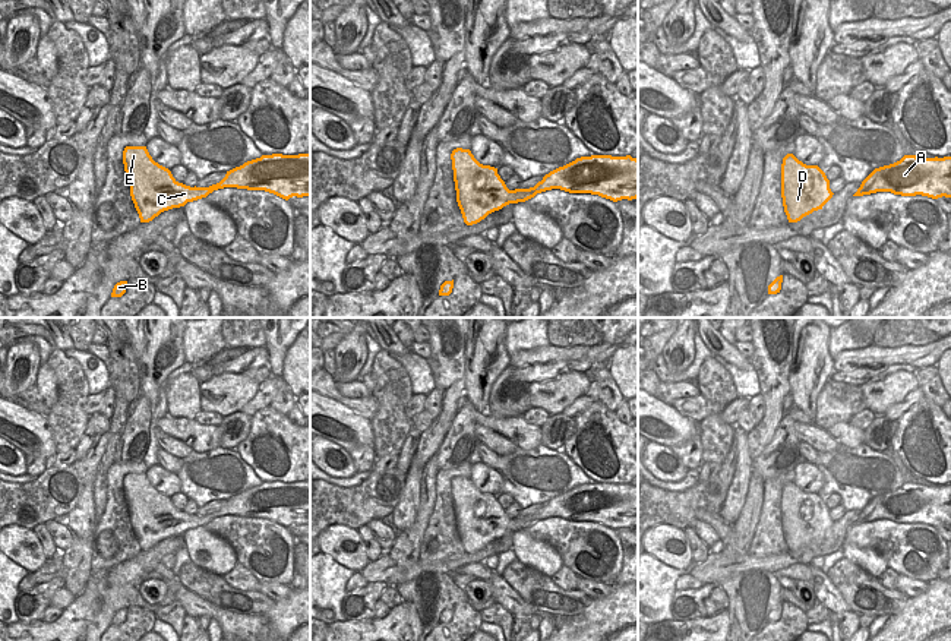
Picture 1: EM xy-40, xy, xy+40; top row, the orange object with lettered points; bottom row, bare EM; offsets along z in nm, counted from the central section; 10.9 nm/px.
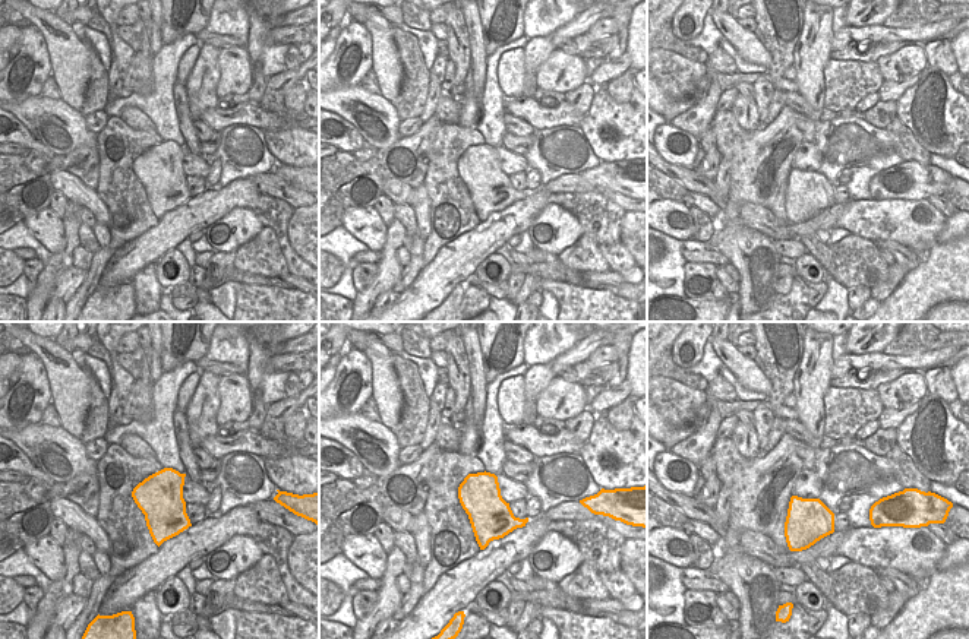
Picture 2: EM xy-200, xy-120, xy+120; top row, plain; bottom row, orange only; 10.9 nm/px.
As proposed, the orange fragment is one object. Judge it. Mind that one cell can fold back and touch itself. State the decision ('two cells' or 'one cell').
one cell

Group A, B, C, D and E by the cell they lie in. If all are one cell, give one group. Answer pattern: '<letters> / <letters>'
A B C D E

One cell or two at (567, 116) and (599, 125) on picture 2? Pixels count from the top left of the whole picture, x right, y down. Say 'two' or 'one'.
two

